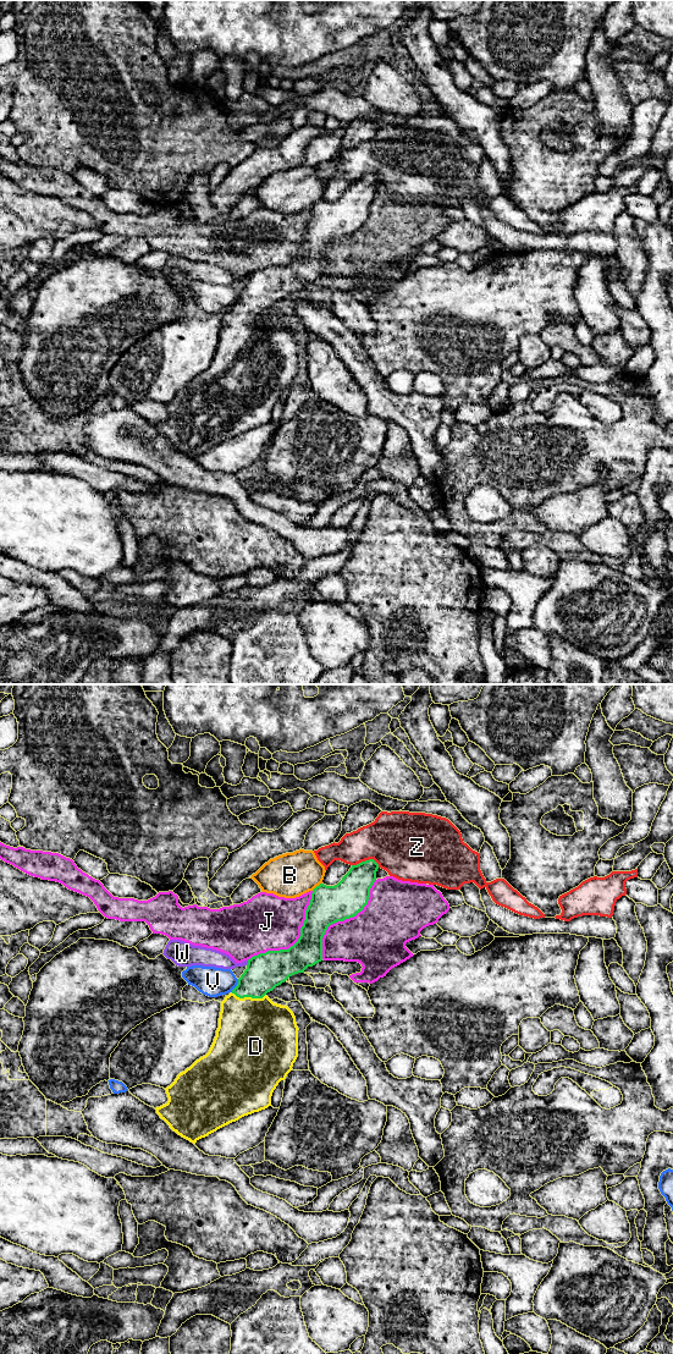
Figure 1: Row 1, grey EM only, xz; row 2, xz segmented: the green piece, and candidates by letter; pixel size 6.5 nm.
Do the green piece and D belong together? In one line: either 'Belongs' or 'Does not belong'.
Belongs

